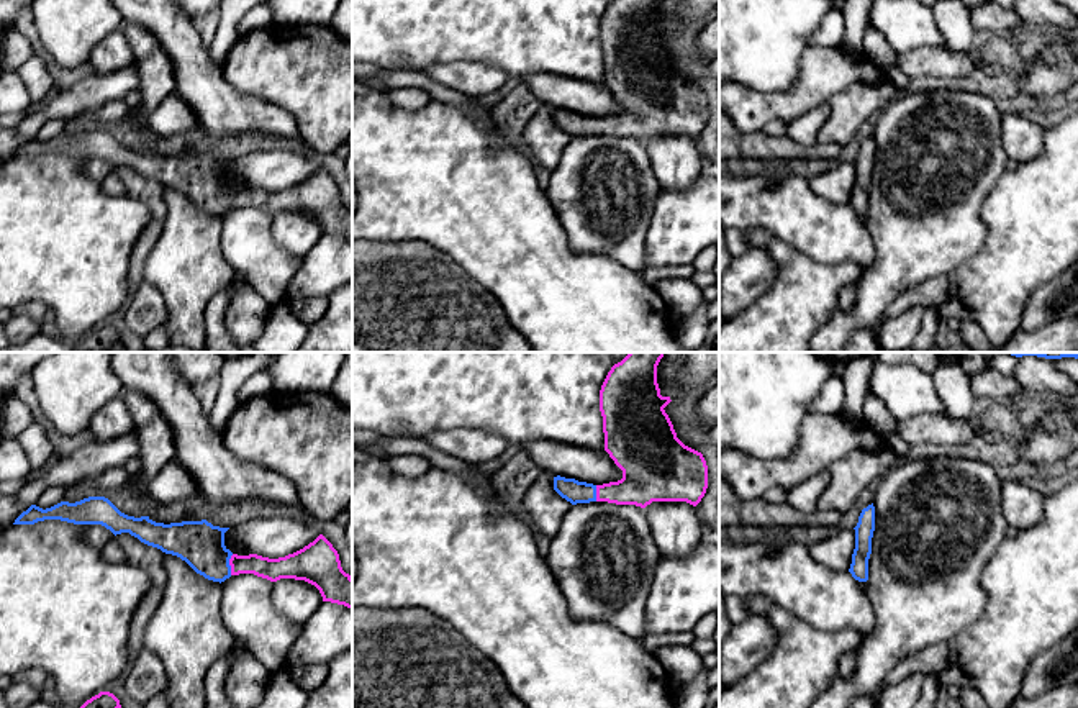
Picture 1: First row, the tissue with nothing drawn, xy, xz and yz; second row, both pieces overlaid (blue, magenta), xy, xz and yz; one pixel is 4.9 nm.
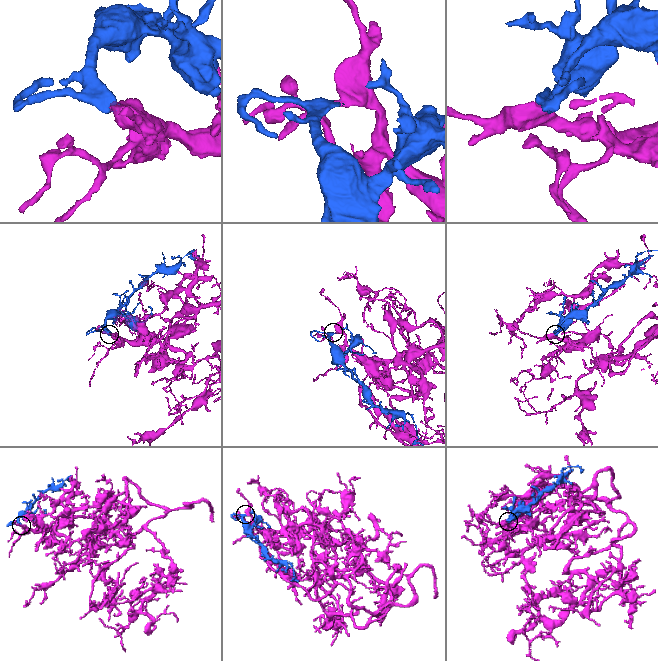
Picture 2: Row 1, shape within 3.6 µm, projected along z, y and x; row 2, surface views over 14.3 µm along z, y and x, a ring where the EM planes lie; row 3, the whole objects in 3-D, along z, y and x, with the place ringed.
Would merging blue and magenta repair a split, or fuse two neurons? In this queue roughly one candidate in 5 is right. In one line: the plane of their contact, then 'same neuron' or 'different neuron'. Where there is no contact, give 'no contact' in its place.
meets blue in xy; same neuron

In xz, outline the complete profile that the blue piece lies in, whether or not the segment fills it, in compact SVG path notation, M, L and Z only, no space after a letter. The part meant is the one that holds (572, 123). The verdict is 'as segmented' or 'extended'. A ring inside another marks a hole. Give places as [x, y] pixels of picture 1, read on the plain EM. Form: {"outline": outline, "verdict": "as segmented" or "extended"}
{"outline": "M611 0L601 23L605 84L623 103L623 111L603 118L554 110L554 123L570 134L608 134L645 141L652 134L686 134L696 139L708 121L708 98L701 85L685 79L665 46L670 30L662 30L657 0Z", "verdict": "extended"}

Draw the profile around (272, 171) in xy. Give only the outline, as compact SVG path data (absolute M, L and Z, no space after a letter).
M292 149L247 154L224 166L224 179L233 187L257 187L269 192L293 187L319 169L318 157Z

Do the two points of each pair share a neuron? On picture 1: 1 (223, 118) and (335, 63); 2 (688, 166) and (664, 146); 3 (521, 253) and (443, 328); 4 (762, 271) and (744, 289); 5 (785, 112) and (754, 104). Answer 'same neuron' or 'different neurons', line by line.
1: different neurons
2: same neuron
3: different neurons
4: same neuron
5: same neuron

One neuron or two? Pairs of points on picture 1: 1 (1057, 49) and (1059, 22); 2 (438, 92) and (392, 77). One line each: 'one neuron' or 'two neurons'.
1: two neurons
2: one neuron

